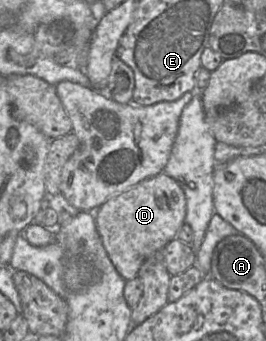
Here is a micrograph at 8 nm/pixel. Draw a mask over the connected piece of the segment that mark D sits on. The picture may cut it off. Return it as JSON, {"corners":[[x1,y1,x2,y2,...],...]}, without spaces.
{"corners":[[161,172,142,180,105,201,94,213,97,231,117,272,125,279,137,277,142,263,176,238,185,223,186,197,180,184]]}

